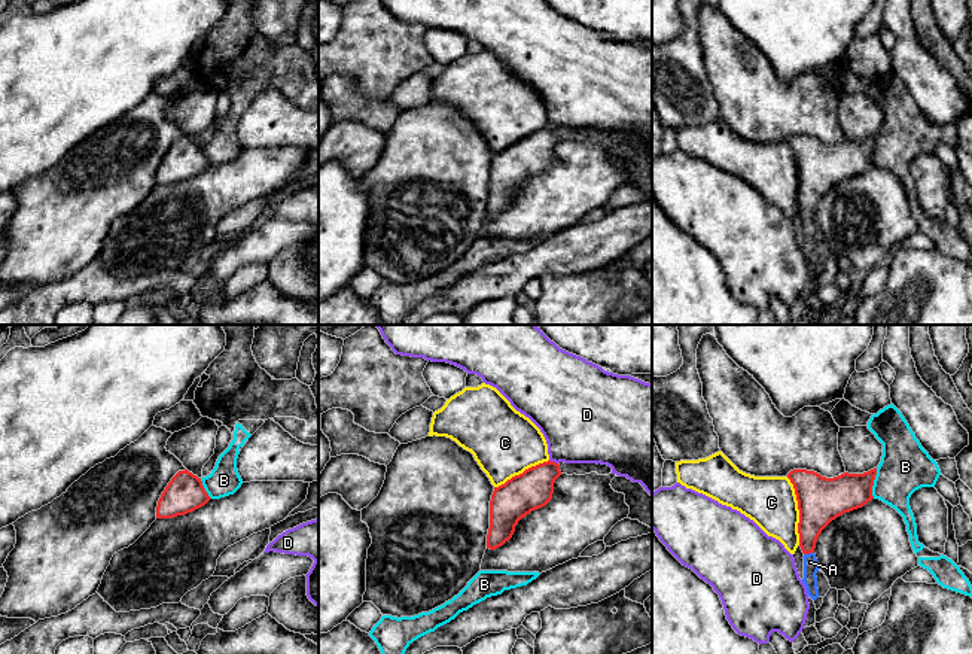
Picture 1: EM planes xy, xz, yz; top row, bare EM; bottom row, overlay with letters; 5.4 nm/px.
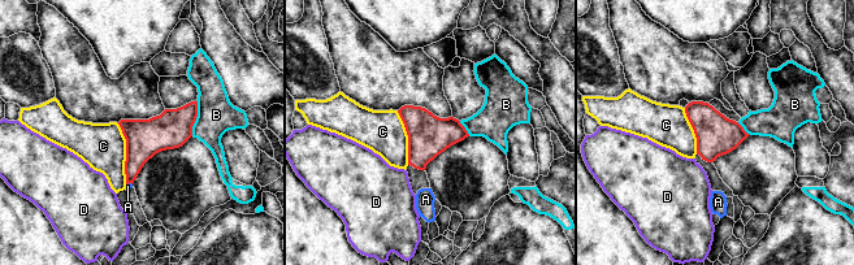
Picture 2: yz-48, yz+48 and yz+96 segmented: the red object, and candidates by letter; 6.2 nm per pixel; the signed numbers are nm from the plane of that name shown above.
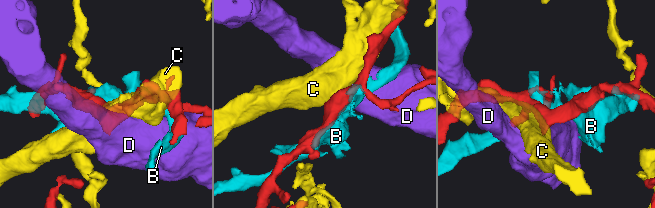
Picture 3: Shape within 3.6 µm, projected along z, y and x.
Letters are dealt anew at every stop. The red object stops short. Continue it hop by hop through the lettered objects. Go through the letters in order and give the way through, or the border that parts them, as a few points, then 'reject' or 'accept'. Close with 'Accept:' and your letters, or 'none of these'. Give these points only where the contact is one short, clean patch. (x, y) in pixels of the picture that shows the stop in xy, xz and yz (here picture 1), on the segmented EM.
A: way yz (817, 508), (809, 528), (809, 553), (810, 562); accept
B: reject
C: reject
D: reject
Accept: A

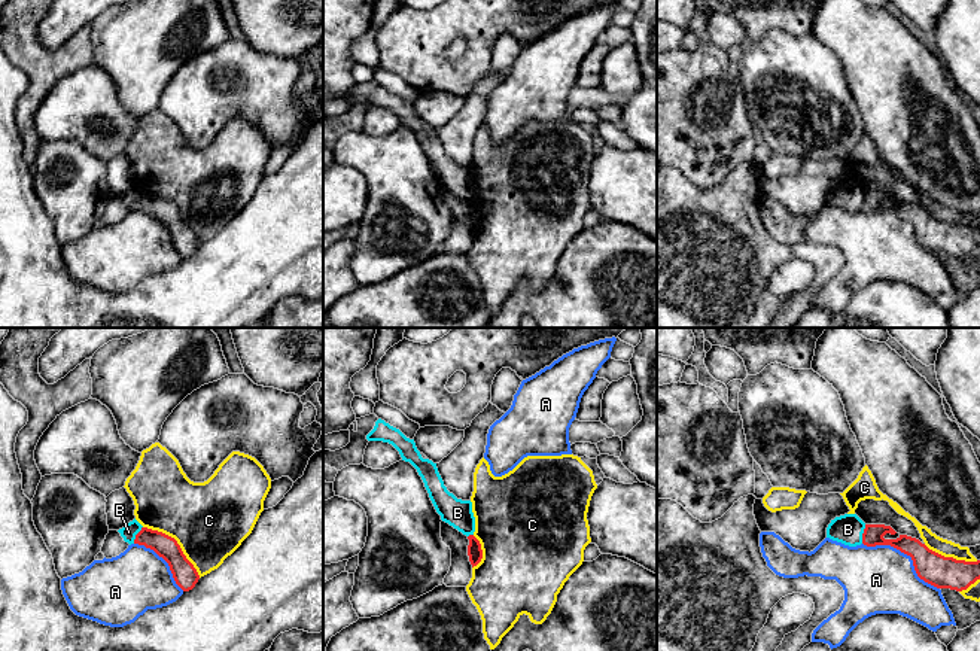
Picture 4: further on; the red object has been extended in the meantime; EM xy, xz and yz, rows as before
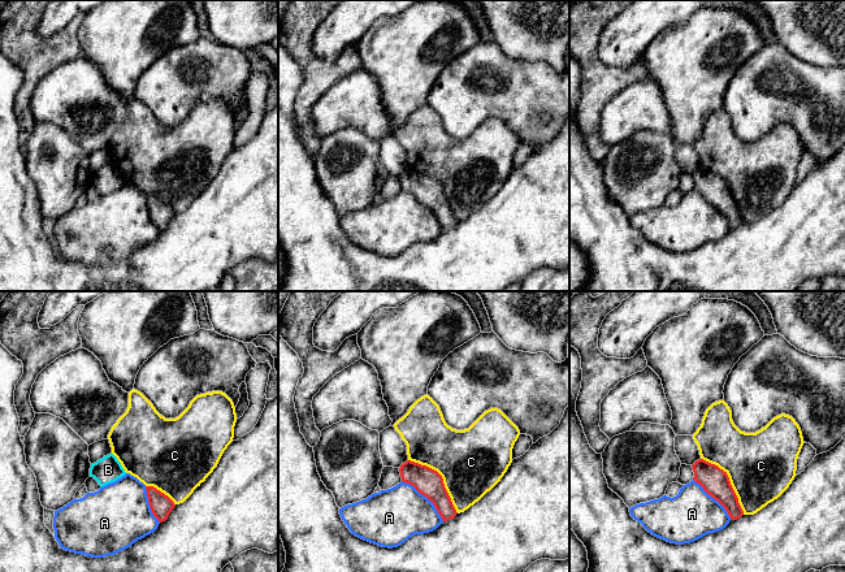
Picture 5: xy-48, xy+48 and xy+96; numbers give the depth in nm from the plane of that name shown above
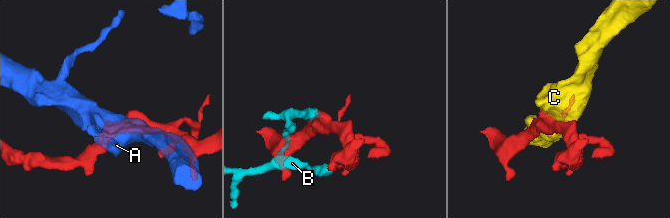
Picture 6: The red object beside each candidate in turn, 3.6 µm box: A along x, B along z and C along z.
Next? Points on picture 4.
A: reject
B: reject
C: reject
Accept: none of these

